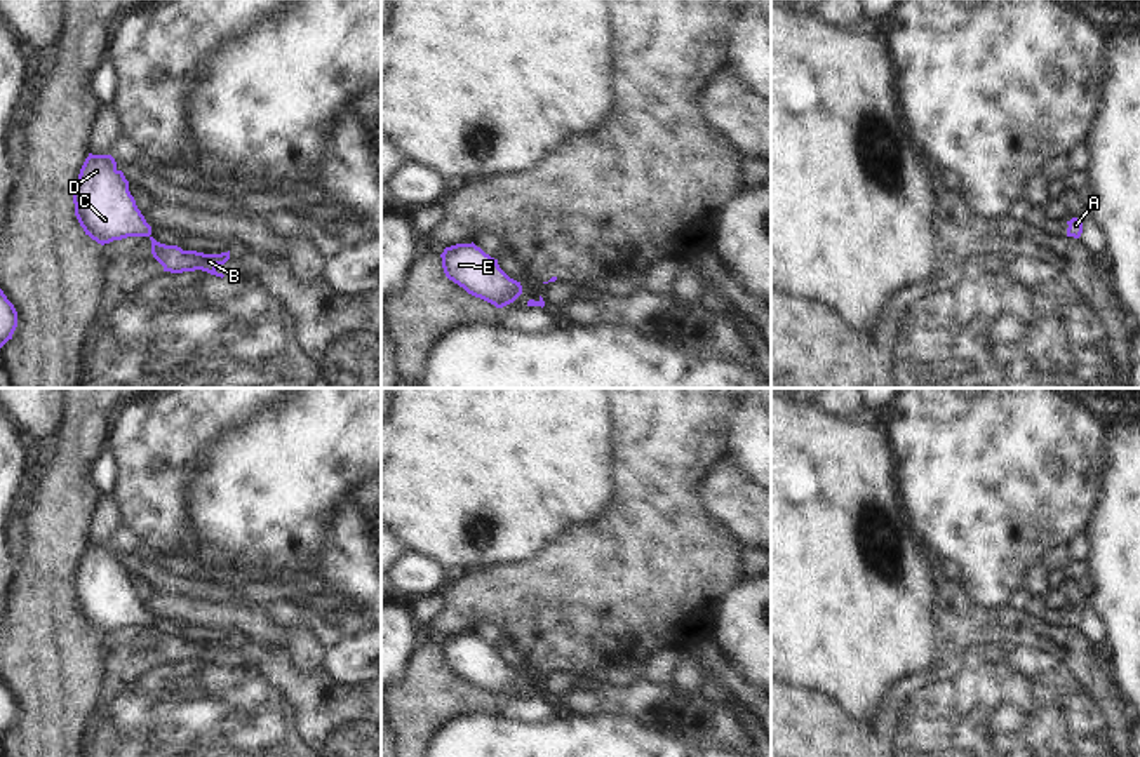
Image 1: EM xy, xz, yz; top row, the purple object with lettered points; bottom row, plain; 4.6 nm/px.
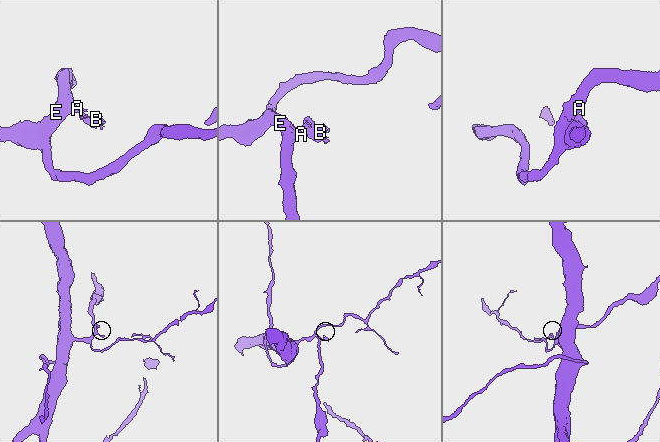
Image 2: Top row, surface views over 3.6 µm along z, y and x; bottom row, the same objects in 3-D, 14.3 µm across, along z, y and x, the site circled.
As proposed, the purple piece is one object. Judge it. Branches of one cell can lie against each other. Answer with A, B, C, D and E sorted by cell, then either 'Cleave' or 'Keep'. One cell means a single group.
Groups: A C D E / B. Cleave.

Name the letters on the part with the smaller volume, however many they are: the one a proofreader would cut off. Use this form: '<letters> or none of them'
B.

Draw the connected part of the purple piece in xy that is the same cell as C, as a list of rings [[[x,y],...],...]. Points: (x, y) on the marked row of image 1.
[[[111,155],[85,158],[73,191],[75,216],[97,244],[127,237],[150,237],[151,226],[129,191],[129,181]]]

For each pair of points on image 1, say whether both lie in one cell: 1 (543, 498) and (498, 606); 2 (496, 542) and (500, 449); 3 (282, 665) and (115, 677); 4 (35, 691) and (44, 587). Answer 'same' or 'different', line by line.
1: different
2: same
3: same
4: same

